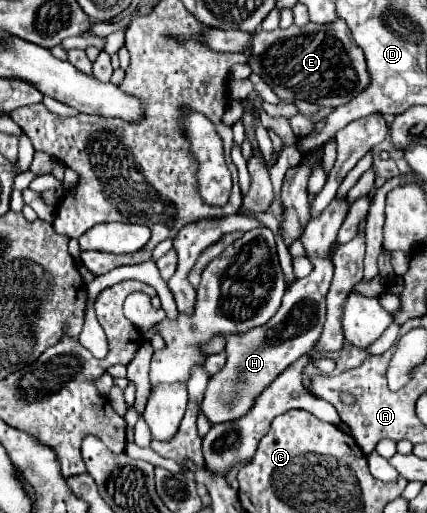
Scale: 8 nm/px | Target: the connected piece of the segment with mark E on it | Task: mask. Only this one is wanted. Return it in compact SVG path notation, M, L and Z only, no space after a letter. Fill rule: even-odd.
M342 19L328 25L308 23L304 27L292 25L290 29L258 31L252 41L248 63L252 71L256 71L268 87L274 89L280 101L308 101L328 109L346 105L368 85L370 79L362 49L350 39L350 29ZM330 39L336 41L334 47L326 43Z

